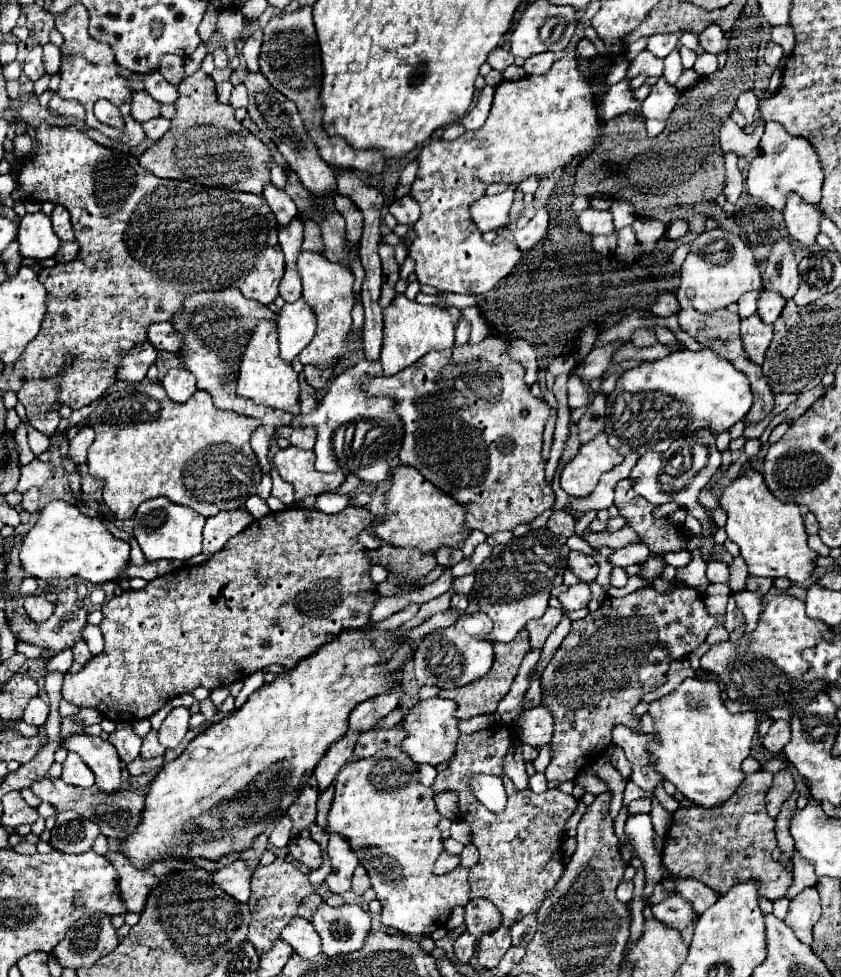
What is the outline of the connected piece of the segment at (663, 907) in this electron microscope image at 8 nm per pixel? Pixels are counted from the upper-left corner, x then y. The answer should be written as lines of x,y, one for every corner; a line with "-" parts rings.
673,894
669,898
665,898
659,904
651,906
653,916
659,918
661,922
677,928
677,930
685,930
693,924
695,920
695,910
693,904
689,904
689,900
681,898
679,894

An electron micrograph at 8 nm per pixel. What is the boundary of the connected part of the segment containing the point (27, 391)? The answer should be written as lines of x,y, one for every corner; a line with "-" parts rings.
59,376
29,380
17,392
19,402
27,408
29,424
39,432
43,432
45,436
53,436
61,420
59,414
61,404
57,402
57,390
59,390

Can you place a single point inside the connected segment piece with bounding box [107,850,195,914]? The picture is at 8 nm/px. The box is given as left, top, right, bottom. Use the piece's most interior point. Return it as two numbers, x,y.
134,884

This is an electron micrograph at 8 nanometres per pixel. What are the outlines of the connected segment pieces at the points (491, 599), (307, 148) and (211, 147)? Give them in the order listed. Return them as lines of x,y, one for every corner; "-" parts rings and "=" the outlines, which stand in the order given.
547,528
531,530
525,536
511,538
505,546
495,546
491,556
475,572
473,598
479,610
493,620
493,630
485,636
491,642
511,642
529,620
537,620
547,610
549,592
563,582
567,568
567,538
549,532
=
259,72
259,74
245,74
243,78
245,88
249,90
249,106
247,112
251,116
251,120
259,126
259,130
271,138
275,142
275,146
279,148
281,156
287,160
287,164
297,172
299,180
303,182
303,186
315,194
315,196
323,196
327,194
333,186
335,186
335,178
333,178
333,170
321,160
313,140
307,136
307,130
303,128
301,116
297,112
297,108
293,106
293,102
289,102
279,90
273,90
273,86
269,84
269,80
=
199,70
183,78
177,90
179,98
175,102
171,128
141,154
141,166
159,178
189,180
213,188
225,186
225,190
253,192
263,196
265,184
271,182
271,150
251,130
235,120
233,106
219,102
213,78

